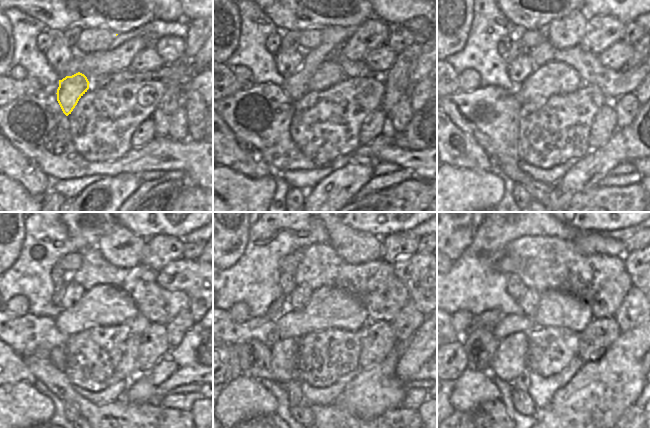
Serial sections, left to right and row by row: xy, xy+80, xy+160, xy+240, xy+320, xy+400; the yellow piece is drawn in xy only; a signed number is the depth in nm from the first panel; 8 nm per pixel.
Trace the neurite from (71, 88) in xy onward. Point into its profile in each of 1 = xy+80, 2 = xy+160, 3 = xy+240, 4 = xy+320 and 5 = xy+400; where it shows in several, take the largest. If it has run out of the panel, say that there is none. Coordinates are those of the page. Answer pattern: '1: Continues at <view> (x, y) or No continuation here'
1: Continues at xy+80 (295, 86)
2: Continues at xy+160 (567, 32)
3: Continues at xy+240 (121, 248)
4: Continues at xy+320 (353, 247)
5: Continues at xy+400 (588, 243).

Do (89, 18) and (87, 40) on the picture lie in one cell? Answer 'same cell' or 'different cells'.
different cells

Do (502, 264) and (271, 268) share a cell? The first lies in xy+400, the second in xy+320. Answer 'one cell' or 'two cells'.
two cells

